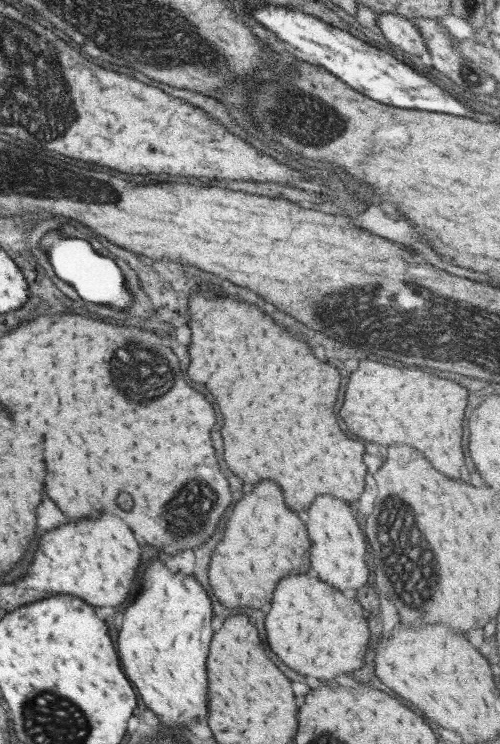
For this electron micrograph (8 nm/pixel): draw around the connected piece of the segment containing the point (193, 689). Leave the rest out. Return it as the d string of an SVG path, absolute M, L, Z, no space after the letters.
M150 562L140 580L146 588L126 608L118 638L118 654L128 680L136 686L144 704L156 712L166 728L182 728L208 712L206 658L214 636L212 602L204 588L184 574L172 574L166 564Z

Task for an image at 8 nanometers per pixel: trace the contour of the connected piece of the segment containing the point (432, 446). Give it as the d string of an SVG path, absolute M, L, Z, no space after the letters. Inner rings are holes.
M360 362L358 370L350 374L344 404L340 408L340 418L346 422L348 430L356 436L378 442L378 444L406 444L416 450L420 450L436 470L446 474L448 478L460 478L460 468L464 466L464 454L462 454L462 424L468 404L468 390L460 384L440 378L434 374L434 370L408 370L408 368L396 368L386 366L380 362Z

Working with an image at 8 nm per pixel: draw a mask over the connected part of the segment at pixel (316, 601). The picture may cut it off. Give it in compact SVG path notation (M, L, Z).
M306 574L280 580L274 592L272 610L266 616L268 646L286 666L318 680L332 680L360 670L364 666L370 630L356 600L347 598L327 582Z

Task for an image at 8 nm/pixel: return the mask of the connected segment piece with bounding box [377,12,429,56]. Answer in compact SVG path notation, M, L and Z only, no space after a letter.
M386 12L378 15L377 29L390 41L390 44L398 46L398 48L408 54L413 54L413 56L420 56L424 52L429 52L424 38L413 20Z

